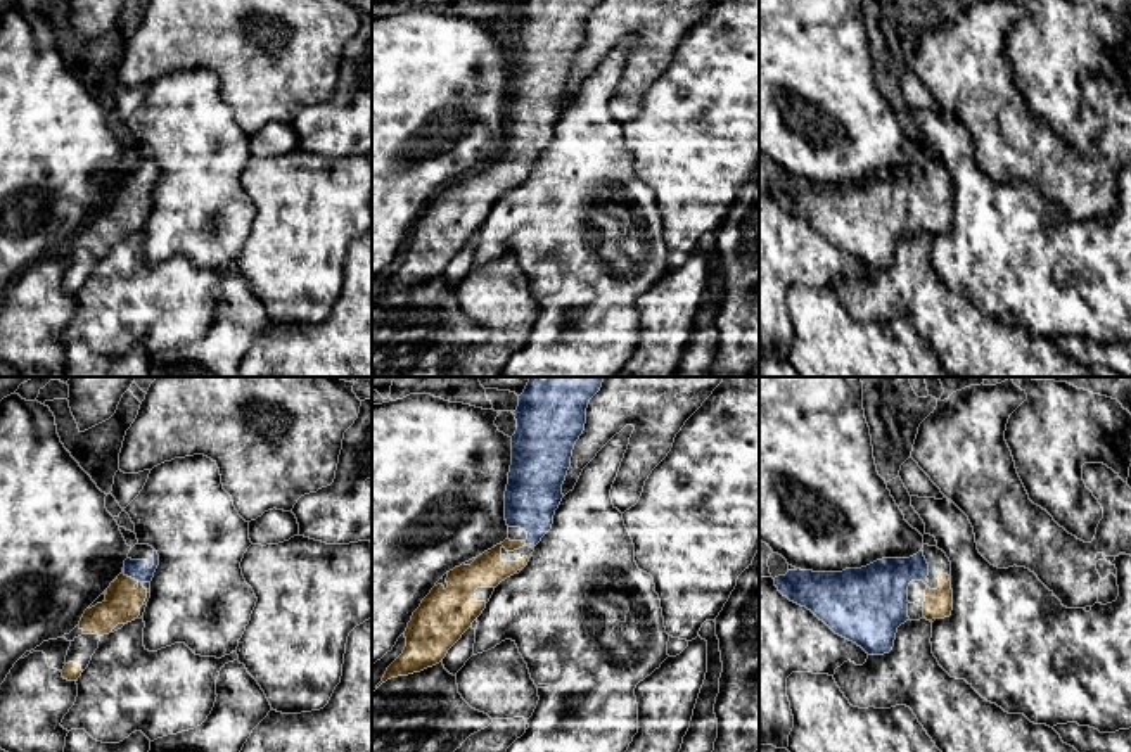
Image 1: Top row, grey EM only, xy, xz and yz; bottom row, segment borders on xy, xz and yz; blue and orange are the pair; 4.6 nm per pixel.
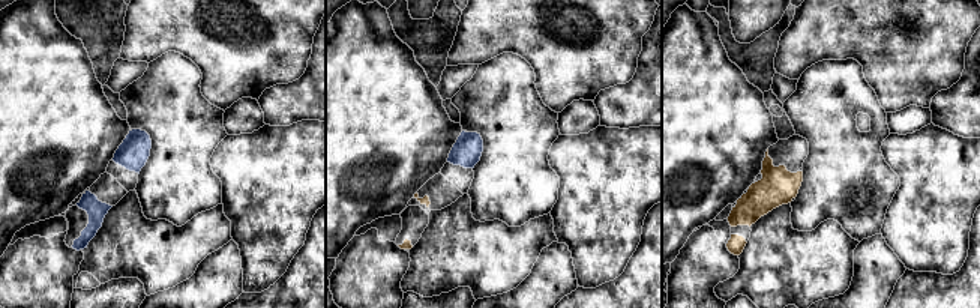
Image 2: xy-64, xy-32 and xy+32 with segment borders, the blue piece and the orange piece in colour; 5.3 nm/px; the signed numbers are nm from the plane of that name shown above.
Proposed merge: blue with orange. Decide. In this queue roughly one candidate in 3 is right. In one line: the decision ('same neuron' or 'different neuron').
same neuron

